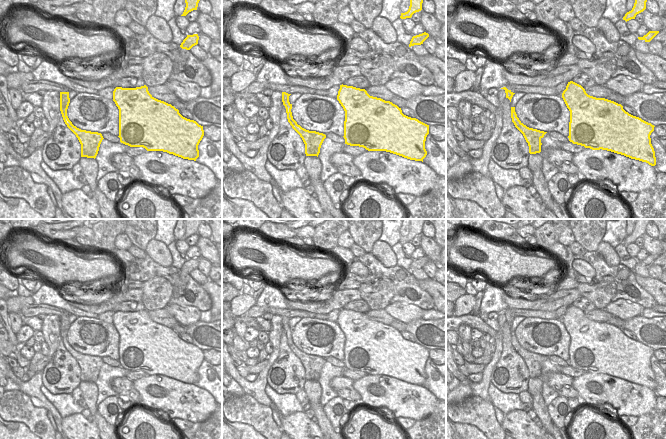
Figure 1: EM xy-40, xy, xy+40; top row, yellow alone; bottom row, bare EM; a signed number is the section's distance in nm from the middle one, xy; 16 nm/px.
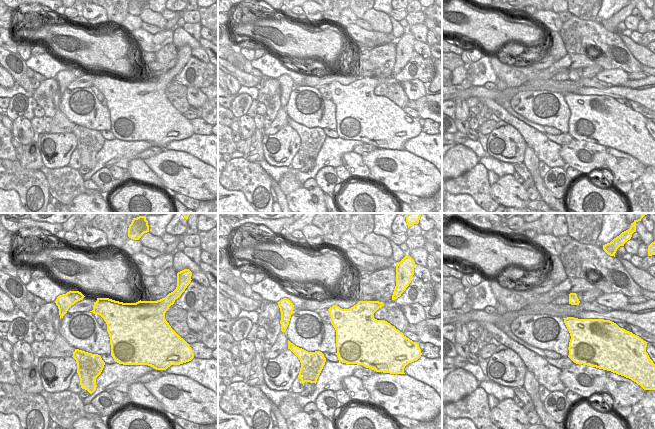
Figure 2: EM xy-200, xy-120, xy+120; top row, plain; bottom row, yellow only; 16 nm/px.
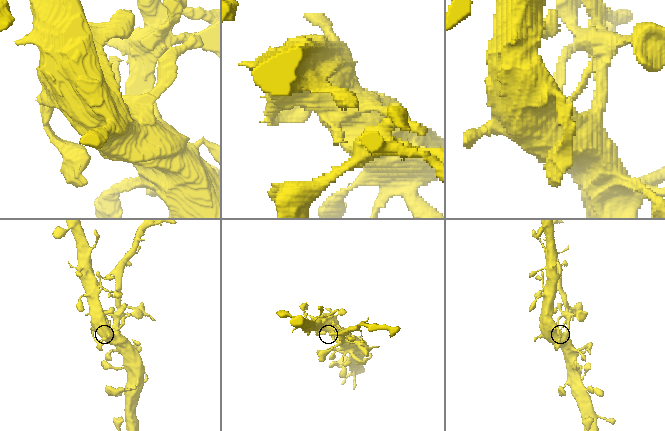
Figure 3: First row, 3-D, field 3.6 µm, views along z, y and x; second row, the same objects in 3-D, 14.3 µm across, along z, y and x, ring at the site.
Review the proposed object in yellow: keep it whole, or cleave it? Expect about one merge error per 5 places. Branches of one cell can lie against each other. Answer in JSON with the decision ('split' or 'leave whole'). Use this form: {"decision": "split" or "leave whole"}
{"decision": "leave whole"}

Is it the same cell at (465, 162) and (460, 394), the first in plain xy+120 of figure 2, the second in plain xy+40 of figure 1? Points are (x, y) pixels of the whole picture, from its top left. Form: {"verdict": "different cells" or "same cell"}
{"verdict": "same cell"}

